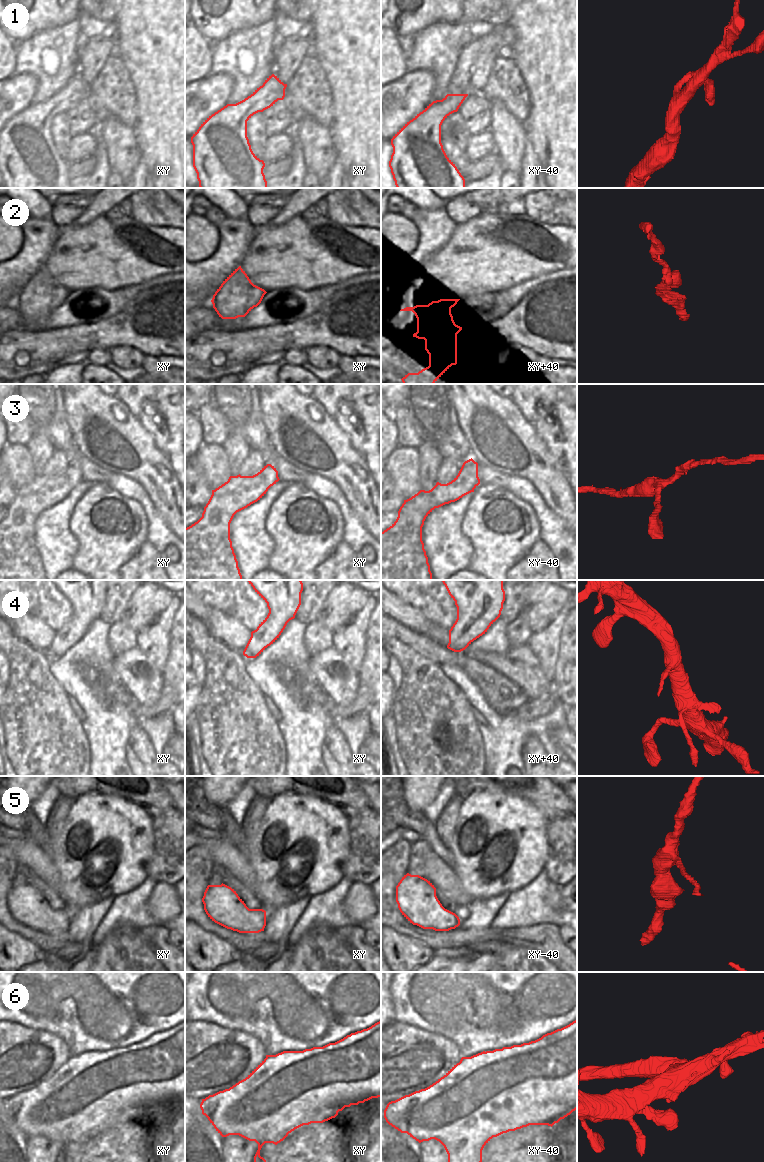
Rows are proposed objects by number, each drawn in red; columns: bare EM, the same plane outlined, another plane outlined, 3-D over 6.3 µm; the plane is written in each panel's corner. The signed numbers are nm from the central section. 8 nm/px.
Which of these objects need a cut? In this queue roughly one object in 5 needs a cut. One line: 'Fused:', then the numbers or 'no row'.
Fused: 6

